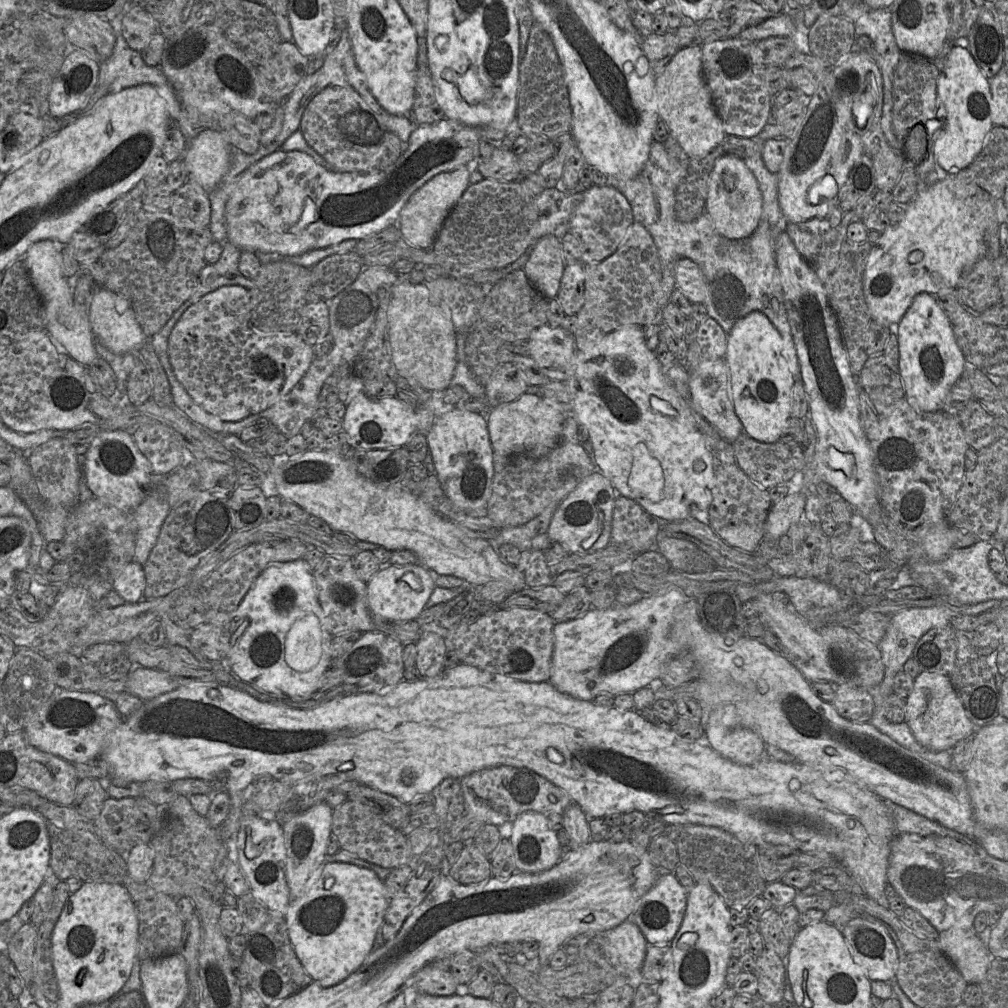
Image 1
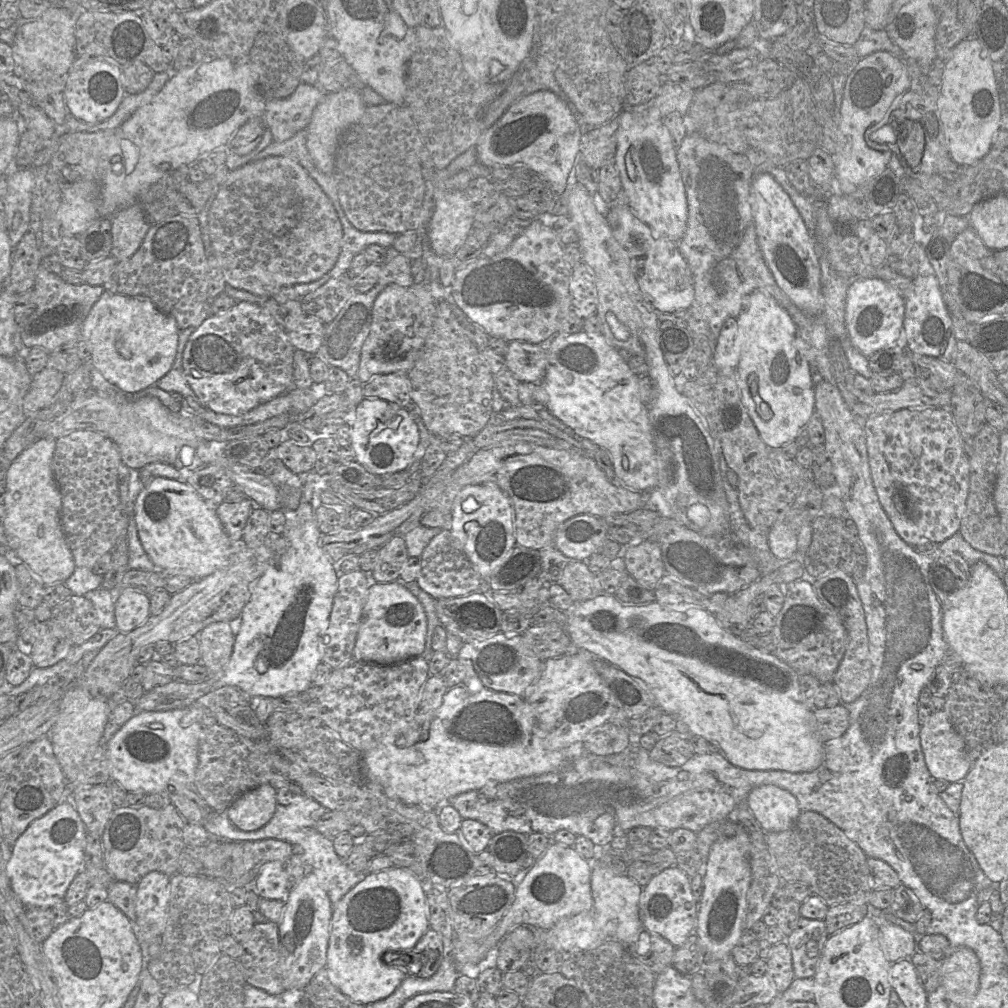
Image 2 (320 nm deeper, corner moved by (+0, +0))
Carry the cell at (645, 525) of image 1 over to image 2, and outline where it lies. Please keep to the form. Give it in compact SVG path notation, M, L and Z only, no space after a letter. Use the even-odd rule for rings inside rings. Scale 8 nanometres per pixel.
M644 540L626 547L623 559L627 574L648 589L654 590L666 573L661 548L653 540Z

